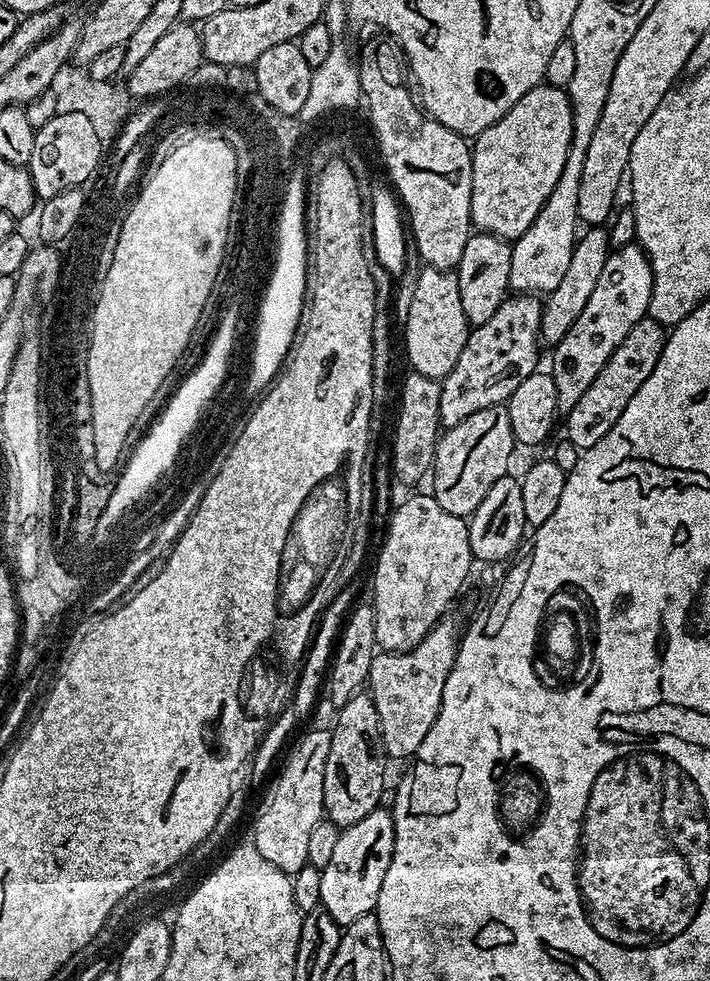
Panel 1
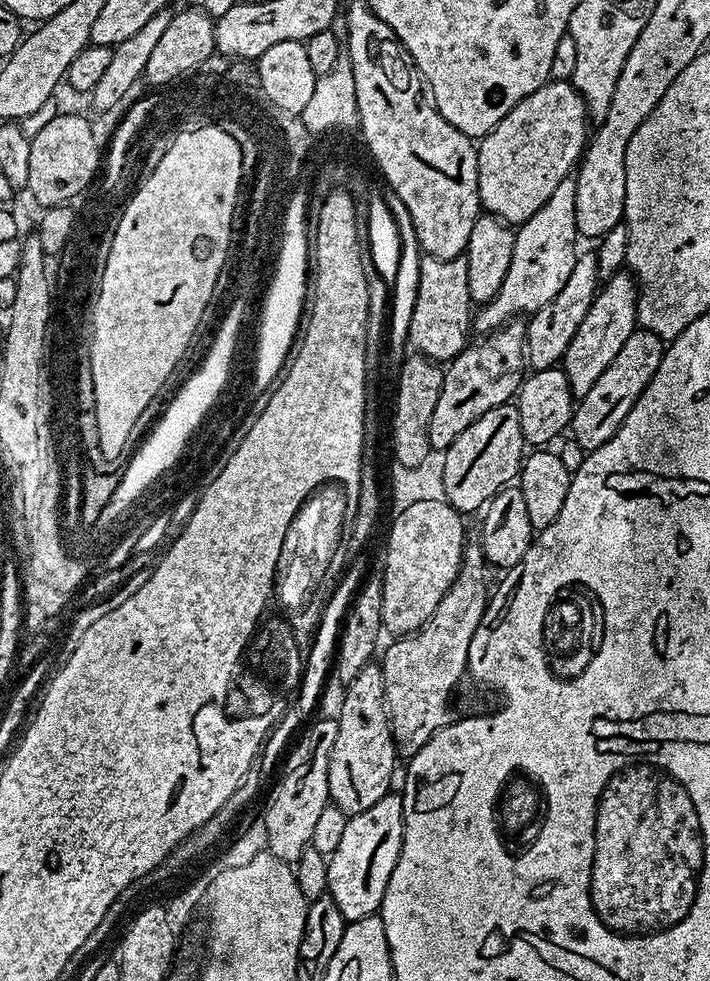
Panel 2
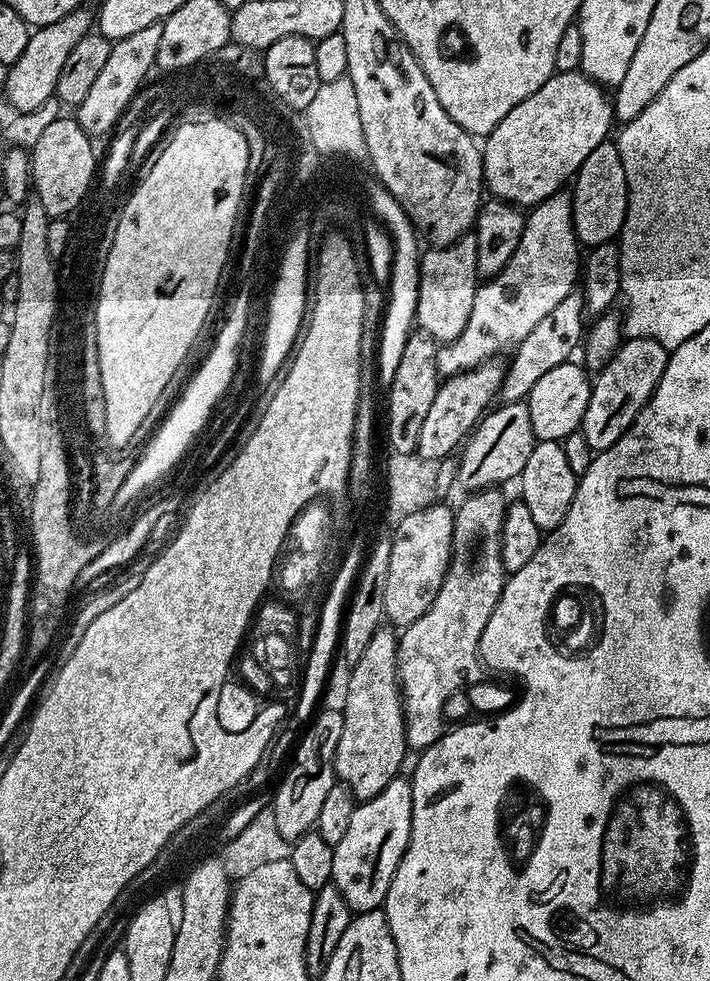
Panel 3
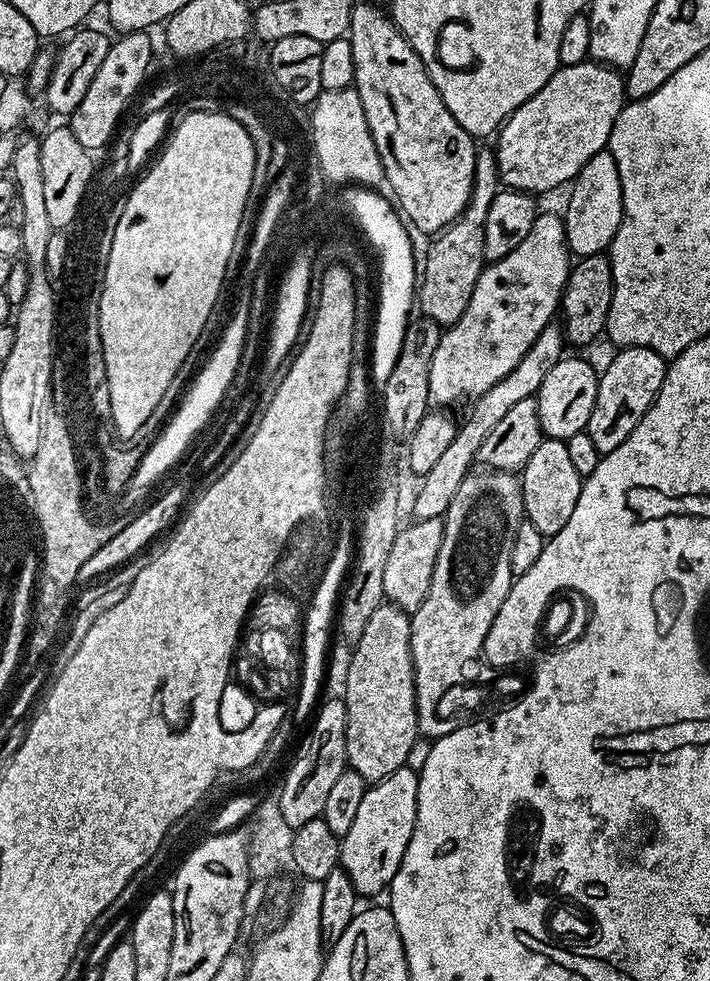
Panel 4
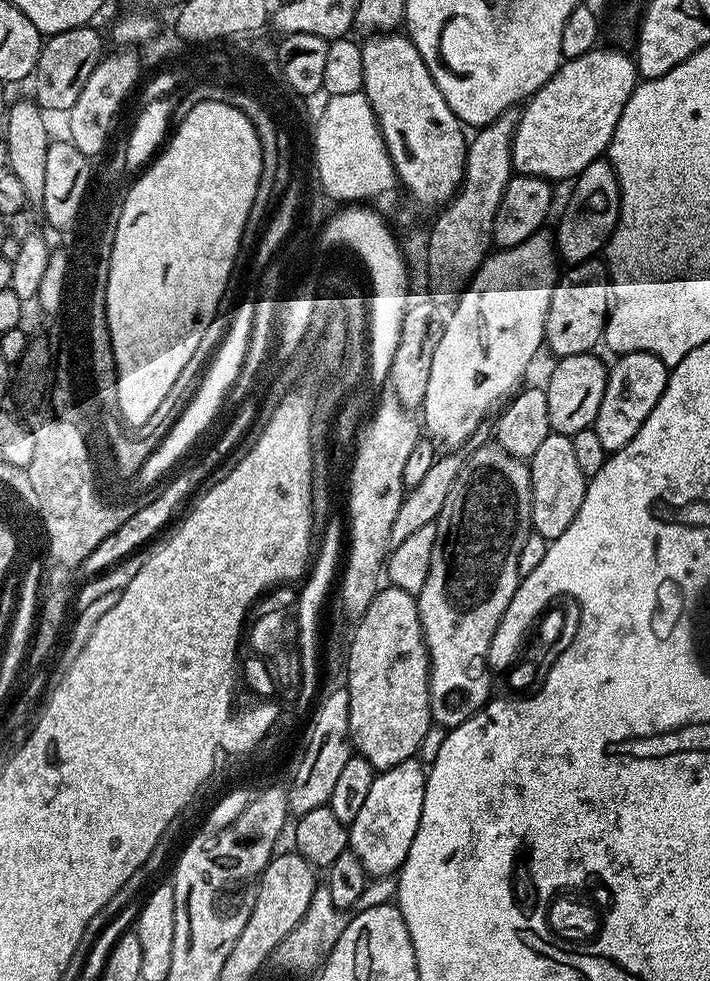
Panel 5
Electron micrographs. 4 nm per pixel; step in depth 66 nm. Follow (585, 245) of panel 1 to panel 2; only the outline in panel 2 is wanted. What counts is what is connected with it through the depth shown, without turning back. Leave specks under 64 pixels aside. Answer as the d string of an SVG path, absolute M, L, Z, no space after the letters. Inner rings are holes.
M581 251L574 262L574 270L570 270L570 278L566 278L562 290L558 290L558 294L554 294L554 298L546 306L542 306L527 317L525 354L529 369L555 368L561 363L570 340L574 338L586 312L590 310L601 284L595 251Z

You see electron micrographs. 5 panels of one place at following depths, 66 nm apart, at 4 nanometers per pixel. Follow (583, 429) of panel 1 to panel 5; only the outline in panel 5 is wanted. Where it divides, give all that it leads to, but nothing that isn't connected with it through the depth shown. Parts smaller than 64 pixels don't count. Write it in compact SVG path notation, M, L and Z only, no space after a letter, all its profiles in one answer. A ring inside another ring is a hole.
M626 352L611 361L606 378L606 394L602 394L602 406L598 406L596 423L594 425L602 446L608 453L622 450L638 434L642 422L650 418L650 410L658 406L658 398L666 390L666 382L670 371L654 354L649 352Z

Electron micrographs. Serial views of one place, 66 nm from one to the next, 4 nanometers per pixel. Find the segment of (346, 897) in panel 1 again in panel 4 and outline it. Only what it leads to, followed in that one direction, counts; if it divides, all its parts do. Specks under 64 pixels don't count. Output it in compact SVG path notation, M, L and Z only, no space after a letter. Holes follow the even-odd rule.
M405 766L394 770L386 778L375 781L366 790L362 803L358 805L358 818L340 840L339 867L354 882L357 897L376 896L385 891L398 874L406 846L412 837L416 811L418 810L417 769Z

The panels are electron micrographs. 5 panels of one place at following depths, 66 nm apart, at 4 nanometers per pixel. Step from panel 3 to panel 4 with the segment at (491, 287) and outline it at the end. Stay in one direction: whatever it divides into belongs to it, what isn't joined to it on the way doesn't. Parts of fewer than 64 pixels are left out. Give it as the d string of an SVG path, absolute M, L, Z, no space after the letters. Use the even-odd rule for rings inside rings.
M541 211L534 226L530 226L530 234L522 238L522 242L512 253L485 266L474 286L474 294L470 294L470 302L466 302L466 310L462 310L462 318L441 331L438 350L434 350L434 358L430 362L429 401L436 406L456 404L467 396L475 398L486 394L490 386L506 378L506 374L510 374L514 366L522 362L522 354L530 350L534 338L542 334L547 324L553 323L561 307L561 296L573 263L573 257L568 251L563 219L557 213L555 216L552 212Z

